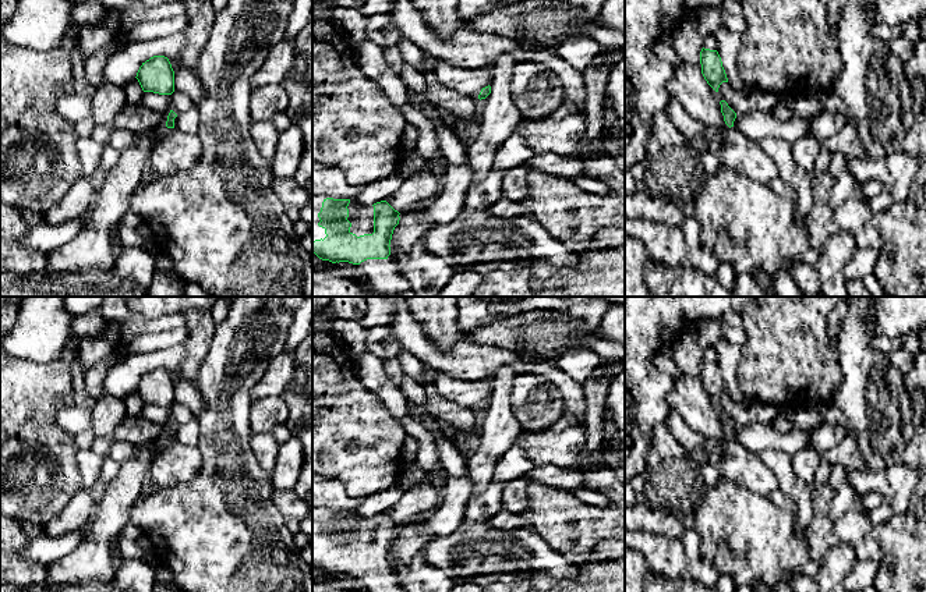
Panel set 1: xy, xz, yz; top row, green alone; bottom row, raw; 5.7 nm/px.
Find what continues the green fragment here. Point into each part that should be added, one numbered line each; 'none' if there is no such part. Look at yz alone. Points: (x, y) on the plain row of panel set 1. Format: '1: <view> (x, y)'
none

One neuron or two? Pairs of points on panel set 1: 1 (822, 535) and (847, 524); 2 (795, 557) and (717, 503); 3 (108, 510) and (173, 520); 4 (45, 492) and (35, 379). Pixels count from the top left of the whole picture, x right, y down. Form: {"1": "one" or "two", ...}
{"1": "two", "2": "one", "3": "two", "4": "one"}

